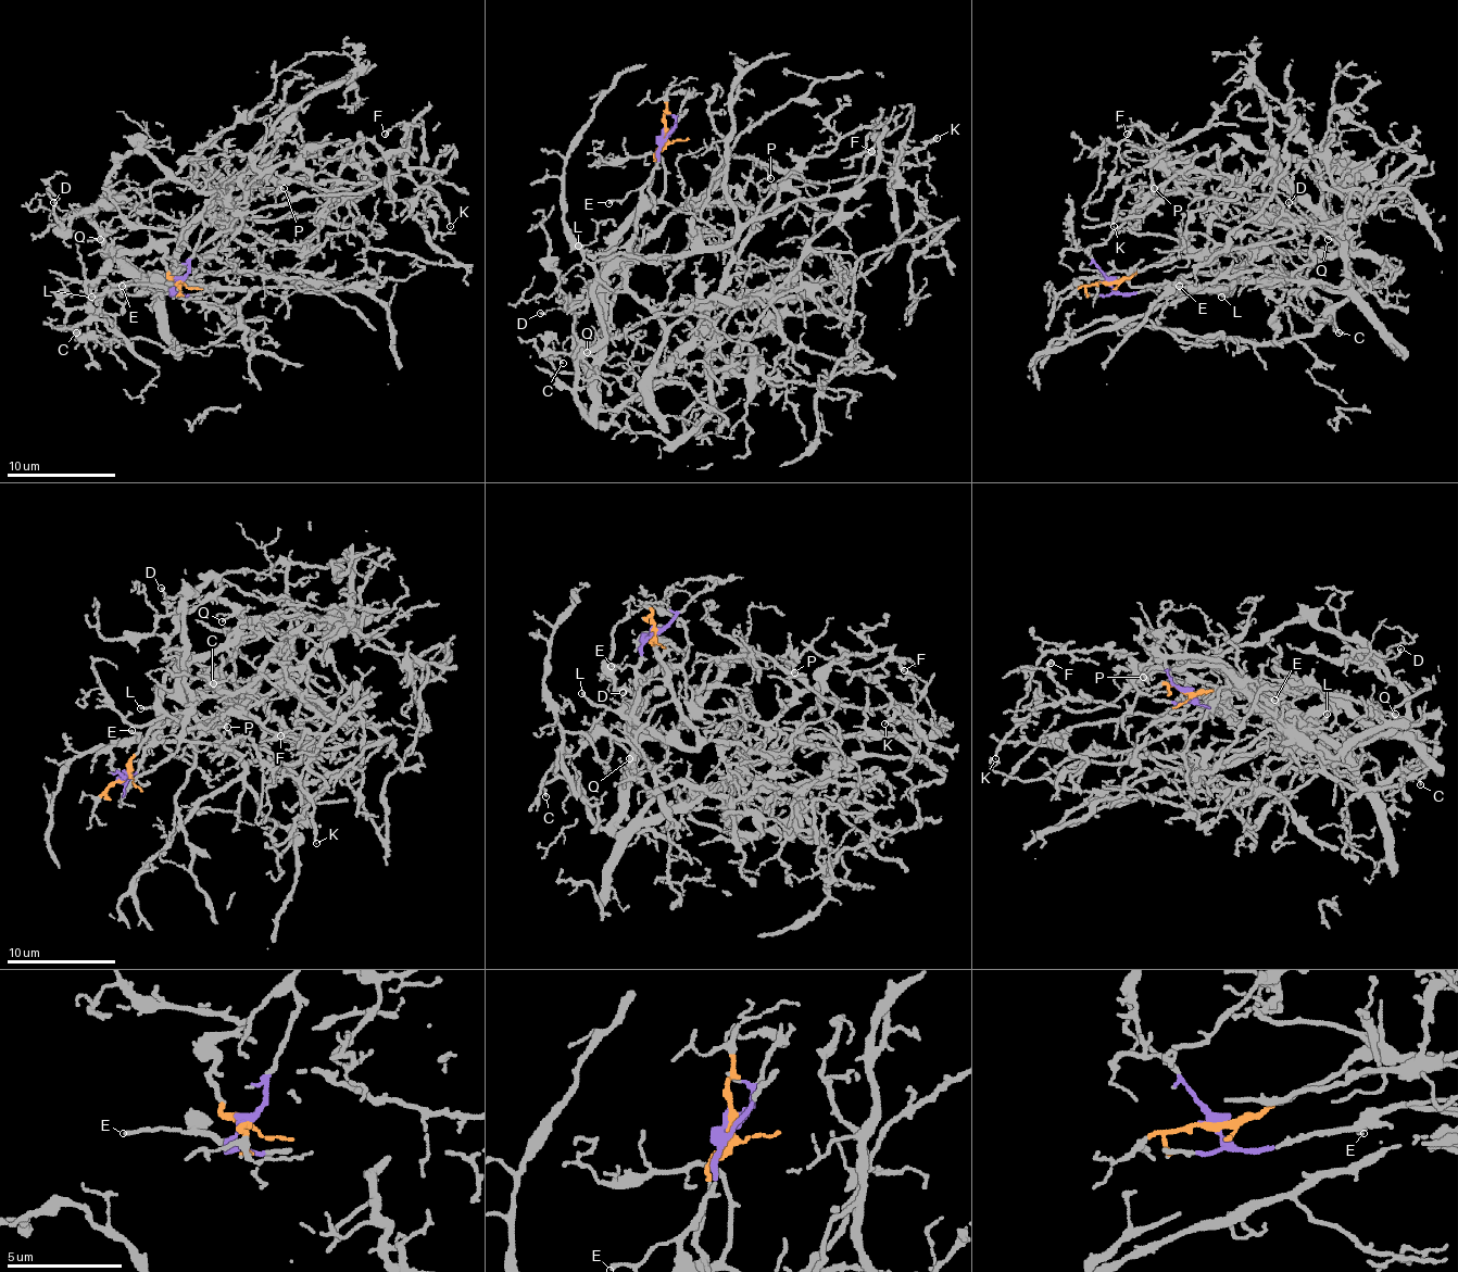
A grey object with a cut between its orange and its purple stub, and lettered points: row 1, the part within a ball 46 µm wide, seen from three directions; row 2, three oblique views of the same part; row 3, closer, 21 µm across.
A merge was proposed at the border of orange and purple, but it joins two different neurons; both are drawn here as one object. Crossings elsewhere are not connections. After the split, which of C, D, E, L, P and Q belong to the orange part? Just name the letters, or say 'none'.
C, D, P, Q

